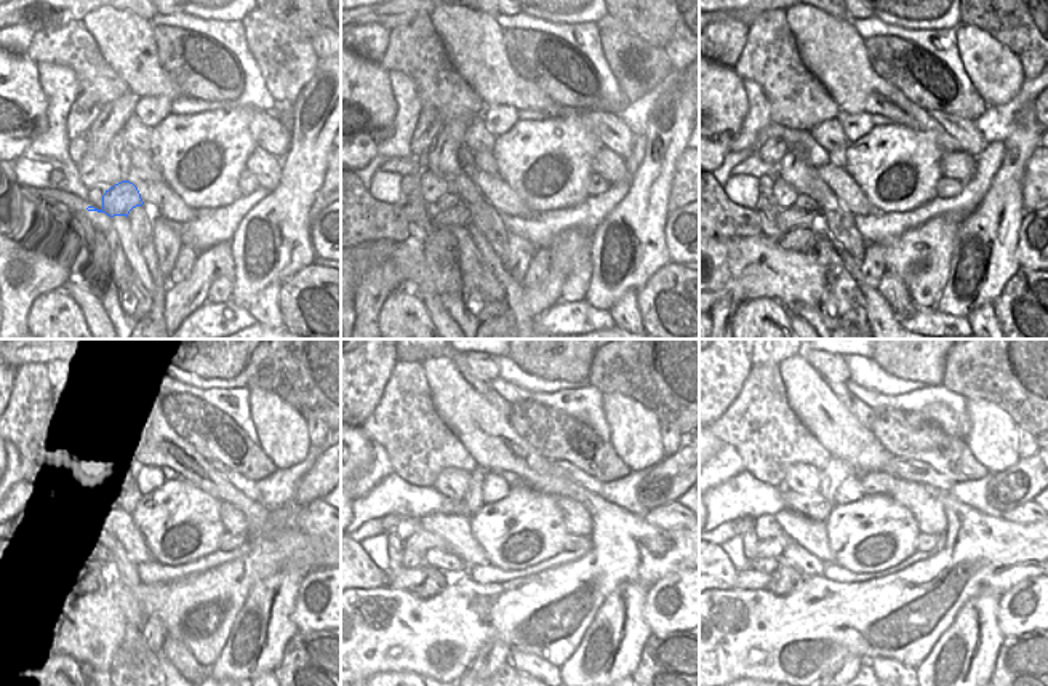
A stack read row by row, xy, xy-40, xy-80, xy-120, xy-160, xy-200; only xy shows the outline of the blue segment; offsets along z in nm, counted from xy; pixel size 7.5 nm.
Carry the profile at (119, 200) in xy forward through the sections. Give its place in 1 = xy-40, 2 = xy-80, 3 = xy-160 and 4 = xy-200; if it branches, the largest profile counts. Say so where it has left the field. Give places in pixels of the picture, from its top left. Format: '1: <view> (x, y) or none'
1: xy-40 (455, 216)
2: xy-80 (789, 218)
3: xy-160 (407, 579)
4: xy-200 (749, 579)

